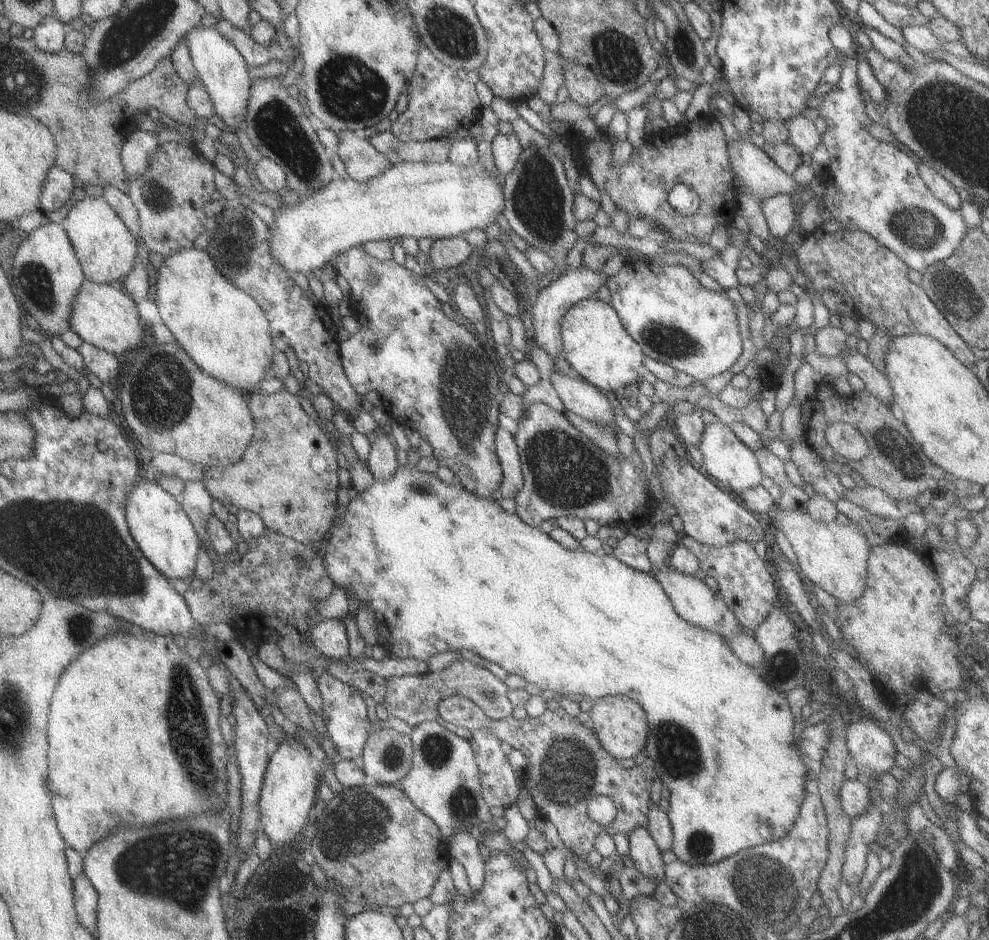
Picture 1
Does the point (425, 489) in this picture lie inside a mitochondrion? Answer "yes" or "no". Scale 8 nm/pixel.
yes

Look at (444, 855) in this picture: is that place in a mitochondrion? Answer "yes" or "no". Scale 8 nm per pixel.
no

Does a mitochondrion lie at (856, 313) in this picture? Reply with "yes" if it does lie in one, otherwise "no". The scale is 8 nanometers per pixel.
no

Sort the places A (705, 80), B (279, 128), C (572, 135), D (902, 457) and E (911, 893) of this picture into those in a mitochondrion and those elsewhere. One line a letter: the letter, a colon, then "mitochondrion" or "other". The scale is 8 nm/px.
A: other
B: mitochondrion
C: other
D: mitochondrion
E: mitochondrion

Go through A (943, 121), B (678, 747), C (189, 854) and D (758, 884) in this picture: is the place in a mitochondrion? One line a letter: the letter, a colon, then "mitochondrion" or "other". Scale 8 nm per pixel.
A: mitochondrion
B: mitochondrion
C: mitochondrion
D: mitochondrion

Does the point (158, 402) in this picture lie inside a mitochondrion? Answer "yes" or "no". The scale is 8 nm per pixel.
yes

